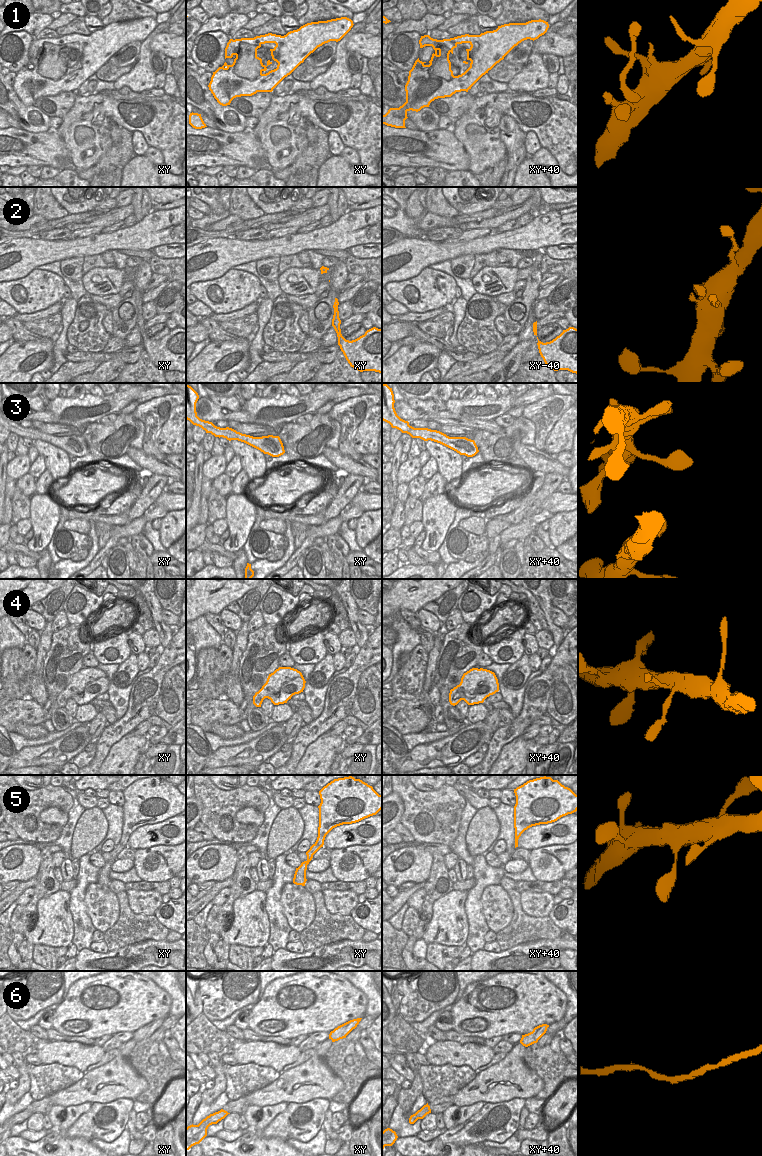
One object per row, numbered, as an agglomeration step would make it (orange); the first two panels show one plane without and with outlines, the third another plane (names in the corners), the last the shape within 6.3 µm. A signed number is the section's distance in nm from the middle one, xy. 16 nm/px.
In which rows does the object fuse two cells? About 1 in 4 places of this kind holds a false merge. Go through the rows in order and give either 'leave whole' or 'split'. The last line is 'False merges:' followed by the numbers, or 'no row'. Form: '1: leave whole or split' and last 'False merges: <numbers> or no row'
1: leave whole
2: leave whole
3: leave whole
4: leave whole
5: leave whole
6: leave whole
False merges: no row

